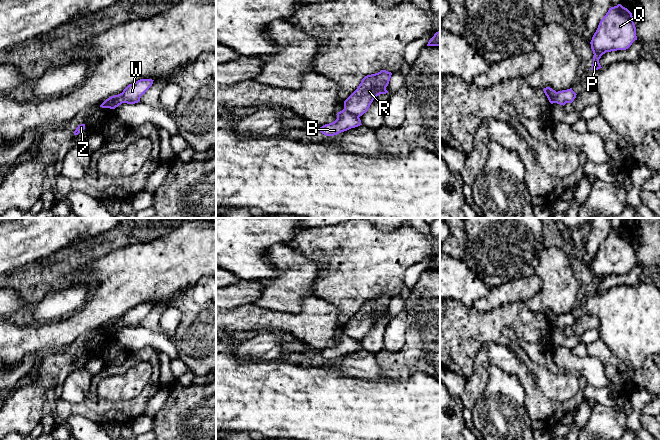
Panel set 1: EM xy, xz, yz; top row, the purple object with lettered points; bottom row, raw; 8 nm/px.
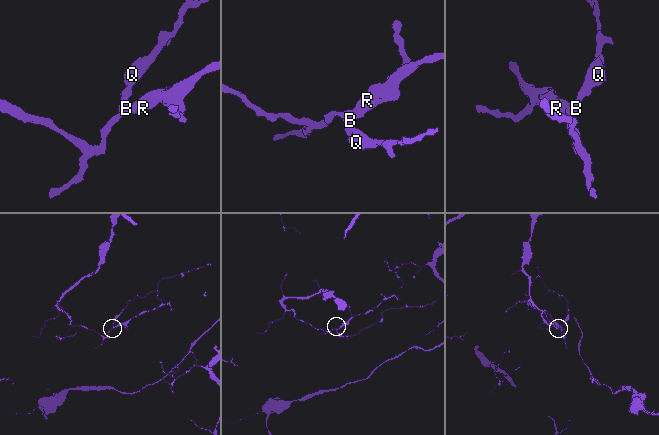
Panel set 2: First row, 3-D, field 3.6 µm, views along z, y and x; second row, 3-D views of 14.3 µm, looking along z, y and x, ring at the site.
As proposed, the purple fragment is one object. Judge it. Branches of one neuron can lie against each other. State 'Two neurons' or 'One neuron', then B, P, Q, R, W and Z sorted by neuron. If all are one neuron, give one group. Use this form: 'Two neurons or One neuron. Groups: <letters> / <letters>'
Two neurons. Groups: B P Q Z / R W

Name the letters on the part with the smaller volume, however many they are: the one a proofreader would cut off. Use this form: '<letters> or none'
R, W

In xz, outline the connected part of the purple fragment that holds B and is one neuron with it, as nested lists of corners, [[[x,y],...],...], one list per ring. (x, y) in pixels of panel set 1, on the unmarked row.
[[[345,333],[337,337],[337,343],[329,348],[325,348],[318,354],[326,360],[334,360],[362,349],[359,341],[349,337]]]

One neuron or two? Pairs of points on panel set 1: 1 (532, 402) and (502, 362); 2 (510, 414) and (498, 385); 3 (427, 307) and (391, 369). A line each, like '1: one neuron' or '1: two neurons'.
1: one neuron
2: one neuron
3: one neuron

